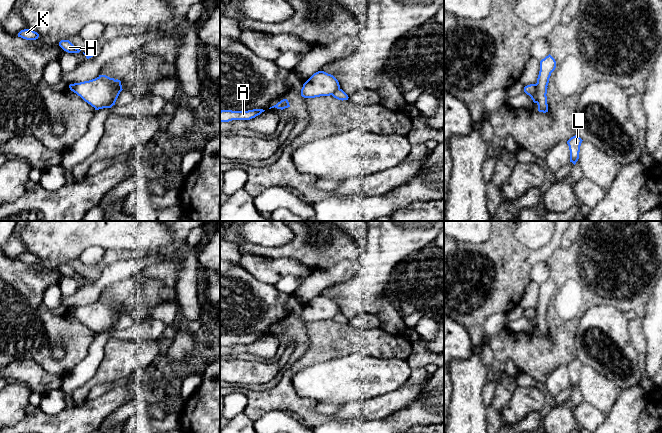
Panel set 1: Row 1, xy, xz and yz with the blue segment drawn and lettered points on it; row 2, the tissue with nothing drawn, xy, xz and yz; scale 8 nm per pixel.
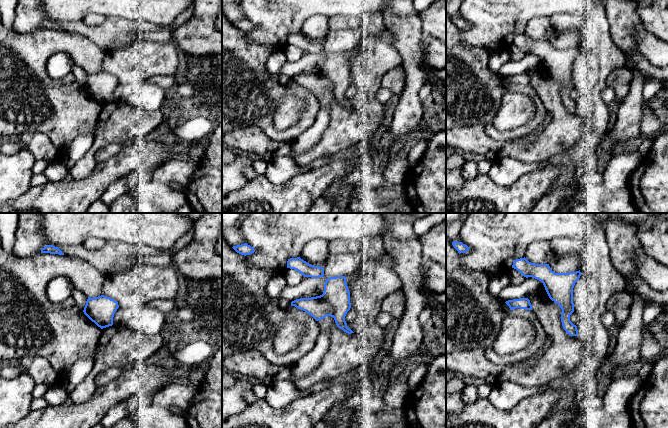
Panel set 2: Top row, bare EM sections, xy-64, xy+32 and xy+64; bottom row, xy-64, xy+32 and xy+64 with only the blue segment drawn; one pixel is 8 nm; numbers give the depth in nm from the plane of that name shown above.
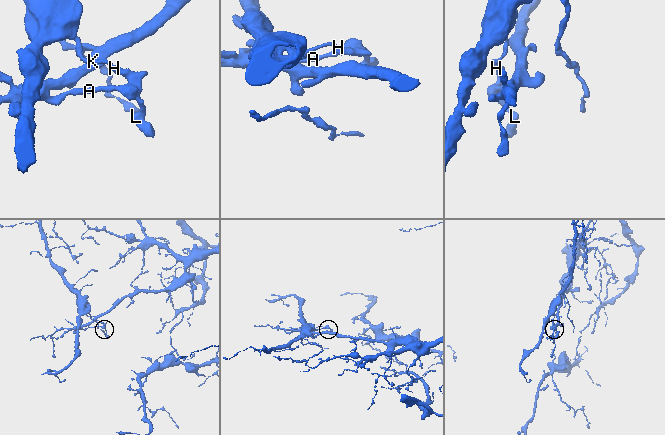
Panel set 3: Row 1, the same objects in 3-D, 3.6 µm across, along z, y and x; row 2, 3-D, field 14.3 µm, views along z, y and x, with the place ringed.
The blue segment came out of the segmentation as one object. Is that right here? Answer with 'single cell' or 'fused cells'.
fused cells

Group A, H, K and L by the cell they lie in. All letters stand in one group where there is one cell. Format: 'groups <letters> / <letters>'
groups A / H K L

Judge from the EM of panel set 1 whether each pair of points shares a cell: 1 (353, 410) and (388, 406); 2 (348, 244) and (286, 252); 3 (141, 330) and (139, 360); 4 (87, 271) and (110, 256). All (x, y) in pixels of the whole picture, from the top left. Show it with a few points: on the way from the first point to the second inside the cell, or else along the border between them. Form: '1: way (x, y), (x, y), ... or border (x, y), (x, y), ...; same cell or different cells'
1: way (362, 409), (379, 407); same cell
2: way (333, 246), (321, 246), (318, 249), (301, 249); same cell
3: border (117, 336), (123, 339), (138, 341), (156, 341); different cells
4: way (93, 271), (104, 262); same cell

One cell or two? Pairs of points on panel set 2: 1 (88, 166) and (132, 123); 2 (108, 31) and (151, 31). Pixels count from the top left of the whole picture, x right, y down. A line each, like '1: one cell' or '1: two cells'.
1: one cell
2: one cell

